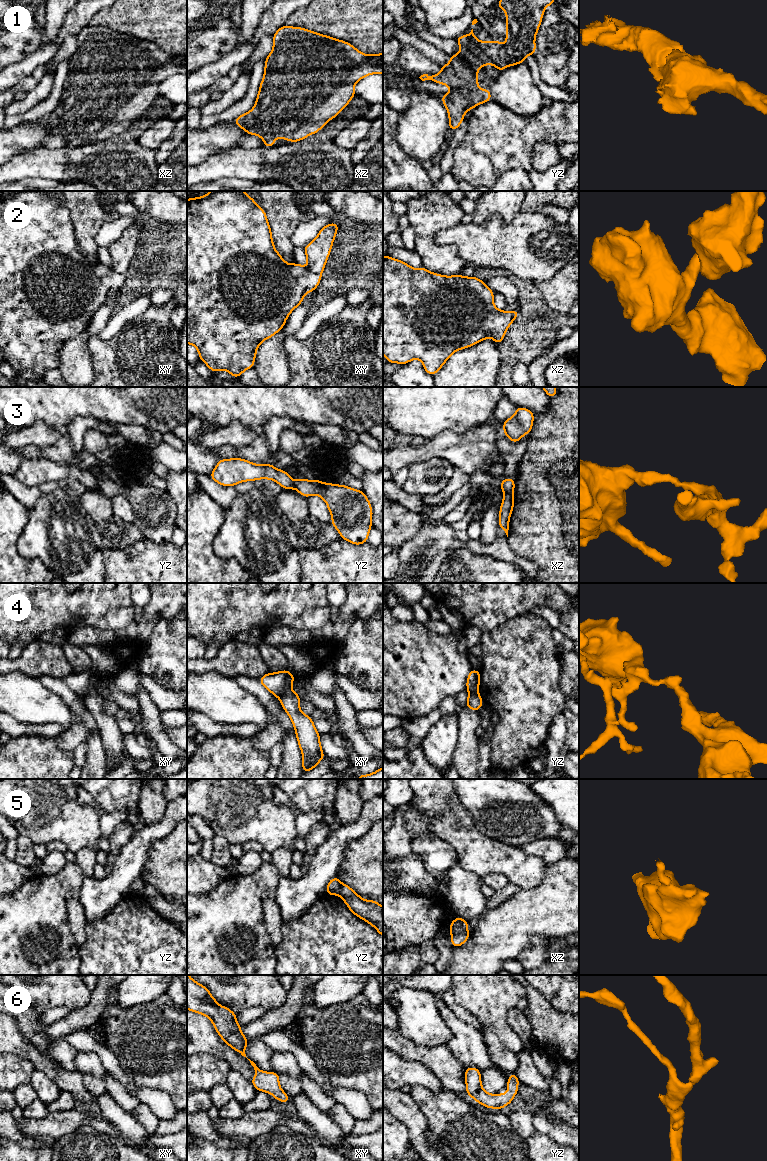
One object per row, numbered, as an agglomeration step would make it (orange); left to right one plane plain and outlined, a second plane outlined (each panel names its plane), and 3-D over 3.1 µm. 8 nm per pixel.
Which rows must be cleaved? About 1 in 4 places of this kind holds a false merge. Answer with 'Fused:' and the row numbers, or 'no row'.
Fused: 3, 4, 5

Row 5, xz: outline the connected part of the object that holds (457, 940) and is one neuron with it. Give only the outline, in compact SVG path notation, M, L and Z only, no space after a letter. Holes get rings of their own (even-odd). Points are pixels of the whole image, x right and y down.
M468 931L462 932L460 934L452 934L451 935L451 944L452 947L460 947L462 944L464 944L470 936L470 933Z

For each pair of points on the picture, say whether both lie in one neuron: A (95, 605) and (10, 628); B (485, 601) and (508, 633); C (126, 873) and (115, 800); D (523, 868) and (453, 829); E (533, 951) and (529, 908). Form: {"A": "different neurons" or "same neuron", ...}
{"A": "same neuron", "B": "different neurons", "C": "different neurons", "D": "same neuron", "E": "different neurons"}

